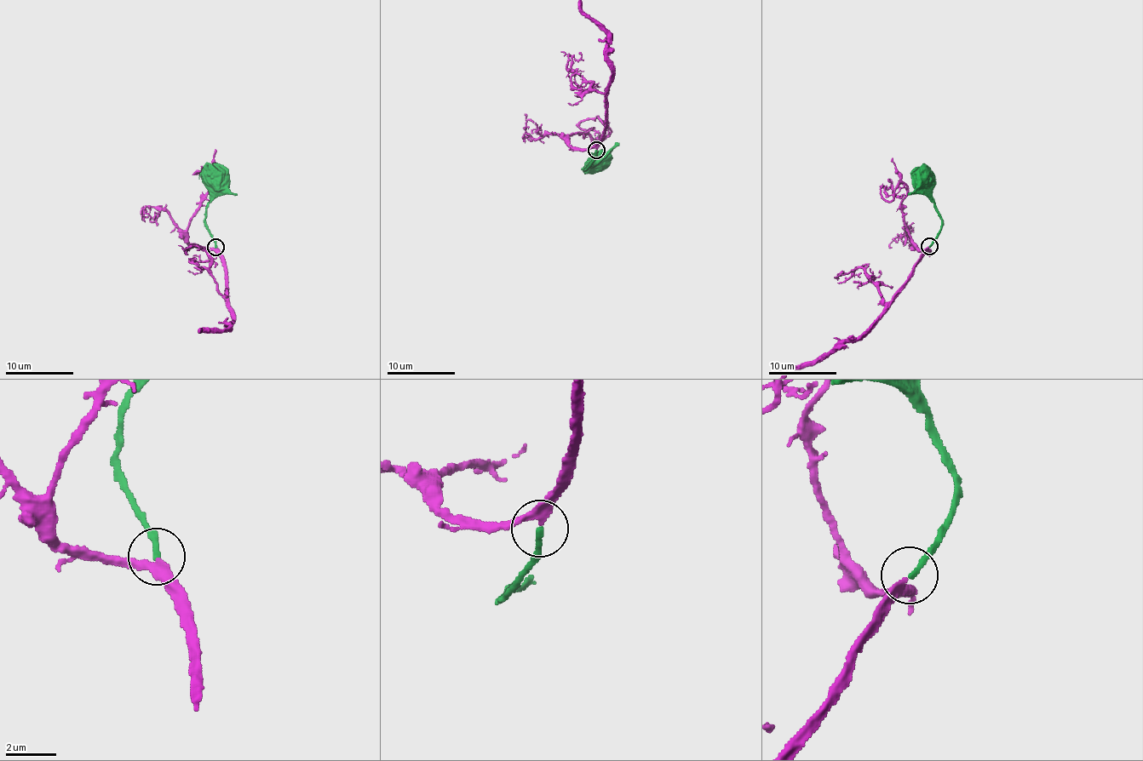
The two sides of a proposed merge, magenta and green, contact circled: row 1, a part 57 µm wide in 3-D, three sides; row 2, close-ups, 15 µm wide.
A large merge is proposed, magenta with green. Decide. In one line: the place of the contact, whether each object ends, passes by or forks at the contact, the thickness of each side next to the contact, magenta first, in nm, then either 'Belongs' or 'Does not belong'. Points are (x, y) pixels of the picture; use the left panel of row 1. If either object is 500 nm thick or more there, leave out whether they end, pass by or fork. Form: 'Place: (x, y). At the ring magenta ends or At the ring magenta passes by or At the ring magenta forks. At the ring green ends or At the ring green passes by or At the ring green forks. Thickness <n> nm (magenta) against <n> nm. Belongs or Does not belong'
Place: (215, 247). At the ring magenta passes by. At the ring green ends. Thickness 280 nm (magenta) against 220 nm. Belongs

